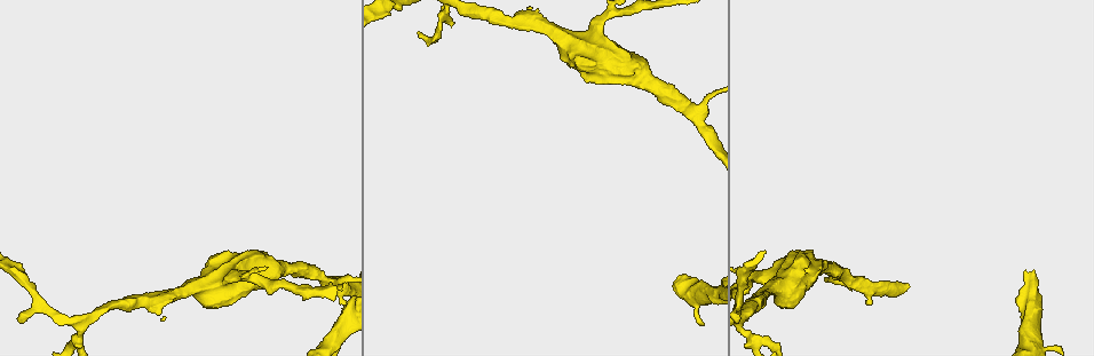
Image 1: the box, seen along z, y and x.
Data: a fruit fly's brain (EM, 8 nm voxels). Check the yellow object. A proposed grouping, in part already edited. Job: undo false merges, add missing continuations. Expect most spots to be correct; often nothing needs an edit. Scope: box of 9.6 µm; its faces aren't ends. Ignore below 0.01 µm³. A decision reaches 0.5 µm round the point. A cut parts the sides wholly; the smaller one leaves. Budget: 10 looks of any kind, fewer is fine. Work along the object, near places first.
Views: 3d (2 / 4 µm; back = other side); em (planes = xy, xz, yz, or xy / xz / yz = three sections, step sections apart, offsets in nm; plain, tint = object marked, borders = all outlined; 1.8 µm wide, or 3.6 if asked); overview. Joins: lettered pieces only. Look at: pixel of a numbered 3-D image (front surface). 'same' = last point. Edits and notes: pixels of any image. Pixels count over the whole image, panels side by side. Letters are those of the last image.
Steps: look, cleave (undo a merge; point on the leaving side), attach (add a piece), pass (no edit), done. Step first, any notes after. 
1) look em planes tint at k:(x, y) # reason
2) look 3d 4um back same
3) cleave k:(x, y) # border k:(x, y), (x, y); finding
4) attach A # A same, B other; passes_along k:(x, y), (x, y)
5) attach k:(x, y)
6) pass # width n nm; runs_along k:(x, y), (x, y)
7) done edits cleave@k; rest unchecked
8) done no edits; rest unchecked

look 3d 4um back at 1:(244, 274) # sudden change in width

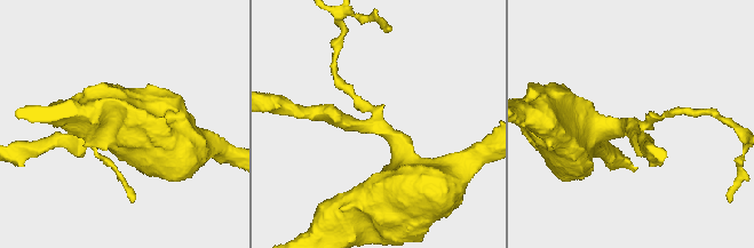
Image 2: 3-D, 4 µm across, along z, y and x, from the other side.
look em xz step 16 borders at 2:(373, 122)

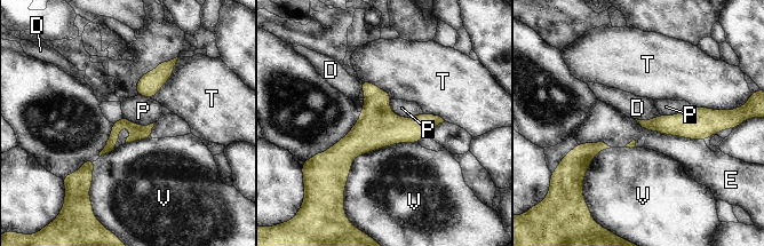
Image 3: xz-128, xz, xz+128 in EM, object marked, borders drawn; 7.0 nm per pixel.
look em planes borders same

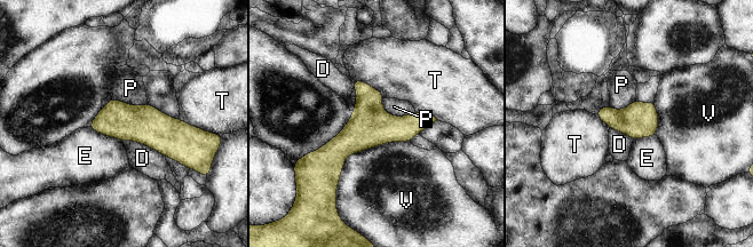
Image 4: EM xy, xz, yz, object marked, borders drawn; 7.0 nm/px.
pass # D other, E other, P other, T other, V other; border 4:(381, 100), (390, 114), (414, 112); one neuron here

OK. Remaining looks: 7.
look em 3.6um planes borders at 1:(822, 266) # thick end

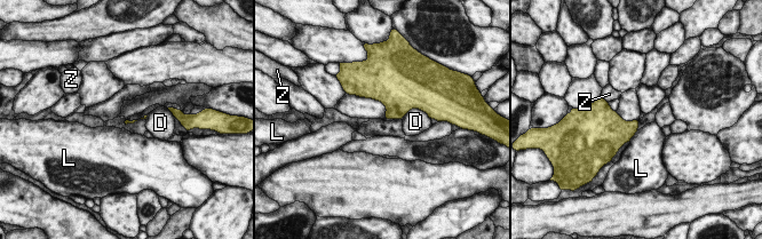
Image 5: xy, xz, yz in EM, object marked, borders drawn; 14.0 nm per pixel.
pass # D other, L other, Z other; none of them fits

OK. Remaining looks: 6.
look em 3.6um yz step 8 tint at 1:(696, 115) # branch point

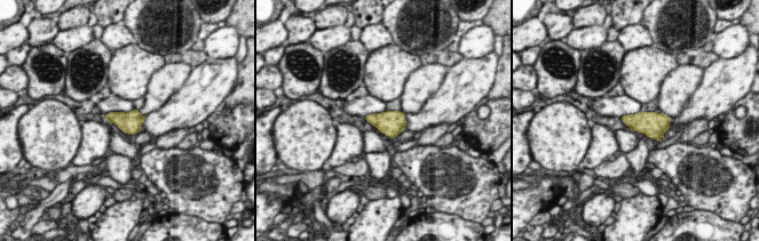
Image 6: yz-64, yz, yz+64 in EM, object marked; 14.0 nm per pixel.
look em 3.6um planes tint same # cut it another way

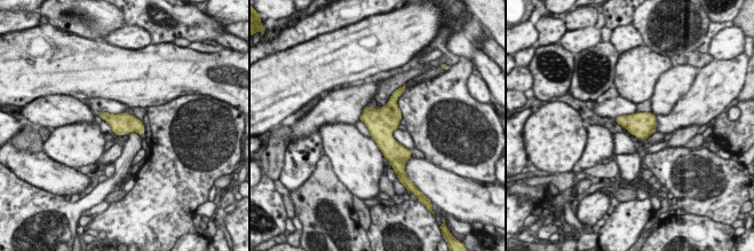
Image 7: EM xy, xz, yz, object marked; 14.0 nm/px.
look em 3.6um planes borders same

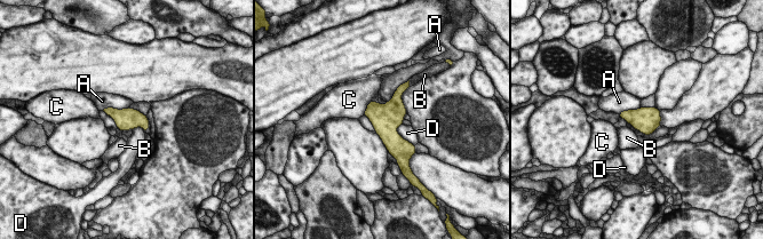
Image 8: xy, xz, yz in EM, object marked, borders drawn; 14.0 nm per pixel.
pass # A other, B other, C other, D other; border 8:(129, 106), (102, 110); all the same neuron

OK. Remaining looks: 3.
look 3d 2um at 1:(441, 13) # abrupt turn

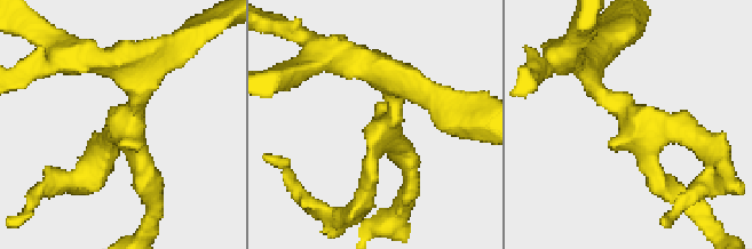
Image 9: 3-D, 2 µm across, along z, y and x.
look em xz step 16 borders at 9:(381, 134)

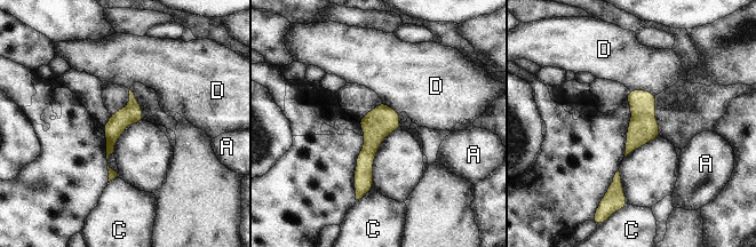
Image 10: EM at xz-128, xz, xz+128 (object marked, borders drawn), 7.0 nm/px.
pass # width 140 nm; A other, C other, D other; runs_along 10:(383, 106), (365, 159), (361, 192); all the same neuron

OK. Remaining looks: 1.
done no edits; rest unchecked

